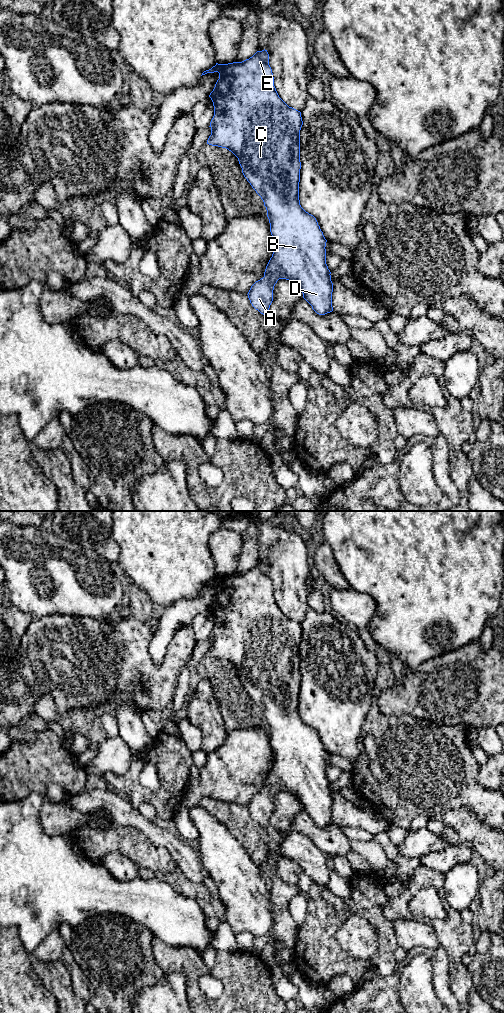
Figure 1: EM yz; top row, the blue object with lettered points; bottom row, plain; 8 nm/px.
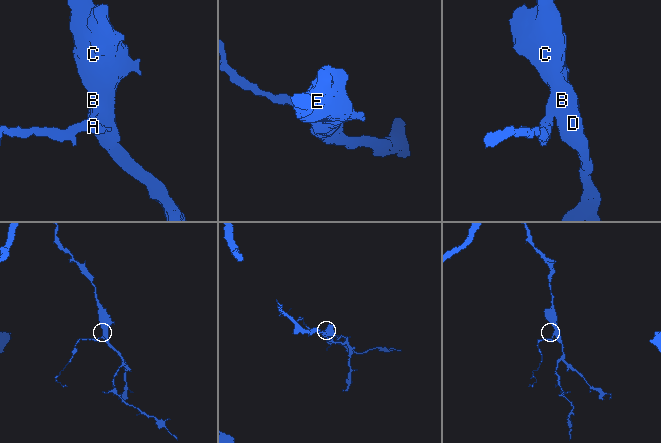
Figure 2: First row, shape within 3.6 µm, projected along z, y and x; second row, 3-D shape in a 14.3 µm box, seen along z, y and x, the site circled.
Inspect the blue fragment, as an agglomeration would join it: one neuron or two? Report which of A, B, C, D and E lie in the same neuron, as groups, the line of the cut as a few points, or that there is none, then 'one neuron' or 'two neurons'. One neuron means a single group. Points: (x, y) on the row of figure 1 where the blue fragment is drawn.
A B C D E; no cut; one neuron

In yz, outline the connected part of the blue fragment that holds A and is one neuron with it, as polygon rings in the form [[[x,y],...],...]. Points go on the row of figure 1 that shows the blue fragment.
[[[265,49],[257,51],[252,57],[242,62],[216,63],[211,69],[204,71],[202,75],[214,72],[219,73],[219,79],[209,95],[214,106],[214,116],[210,122],[211,135],[207,144],[226,148],[238,158],[244,177],[264,202],[274,243],[274,252],[266,266],[264,277],[256,281],[247,294],[250,303],[261,314],[267,315],[273,301],[275,284],[279,279],[286,279],[302,291],[303,298],[317,314],[330,313],[333,311],[333,283],[331,272],[326,264],[325,247],[327,240],[316,218],[301,207],[299,200],[300,130],[303,125],[301,112],[289,107],[279,97],[269,65],[269,54]]]

